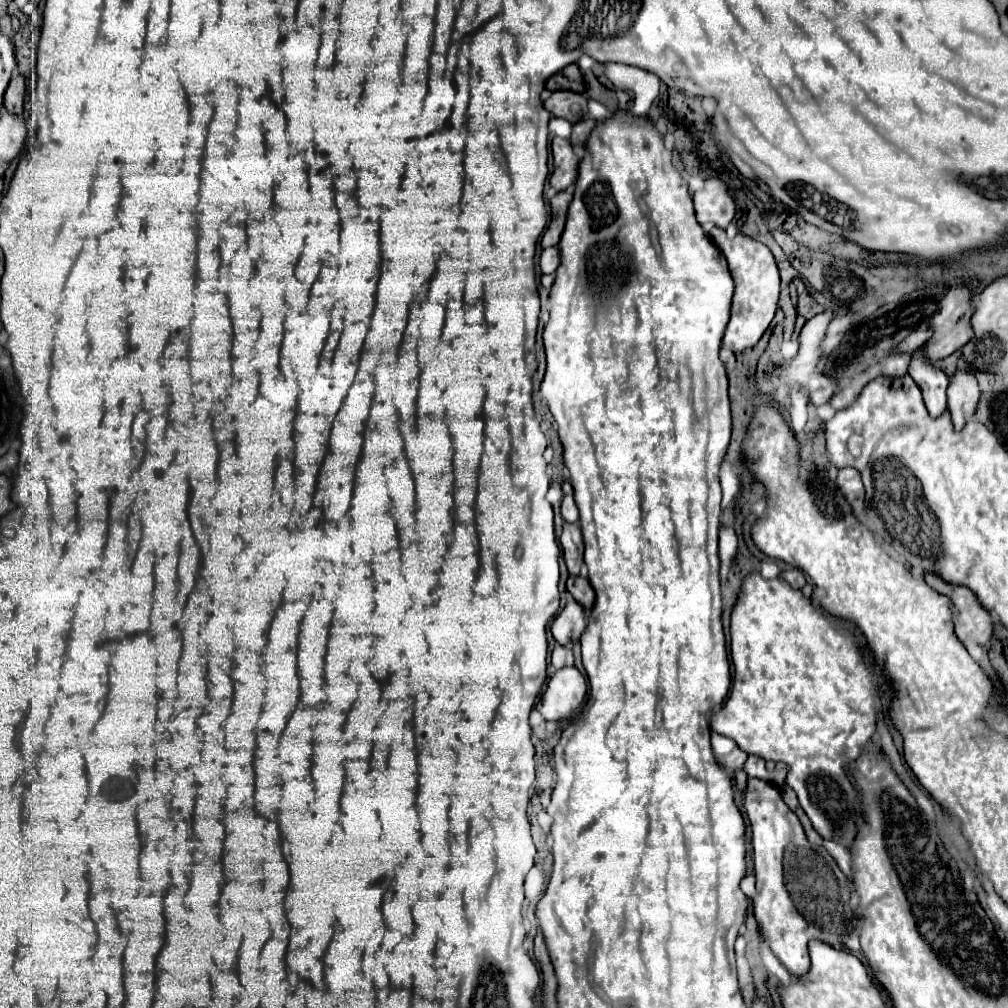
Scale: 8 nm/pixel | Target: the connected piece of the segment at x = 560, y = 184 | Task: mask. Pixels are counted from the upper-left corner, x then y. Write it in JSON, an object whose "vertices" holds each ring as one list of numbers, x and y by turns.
{"vertices":[[554,137,552,139,552,157,554,157,554,173,550,177,550,185,556,191,564,191,578,177,580,159,574,153,568,139]]}

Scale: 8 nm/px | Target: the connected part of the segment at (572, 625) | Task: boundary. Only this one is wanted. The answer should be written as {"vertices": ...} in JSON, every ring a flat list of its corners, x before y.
{"vertices":[[568,599,566,607,556,615,556,619,552,621,552,635,560,645,574,645,580,641,582,633,586,629,586,621,584,621,584,611,582,607,574,601]]}

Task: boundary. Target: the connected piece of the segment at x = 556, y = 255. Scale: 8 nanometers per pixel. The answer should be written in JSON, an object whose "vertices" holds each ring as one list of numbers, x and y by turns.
{"vertices":[[546,247,540,255,540,269,542,273,554,273,560,265,560,249,558,247]]}

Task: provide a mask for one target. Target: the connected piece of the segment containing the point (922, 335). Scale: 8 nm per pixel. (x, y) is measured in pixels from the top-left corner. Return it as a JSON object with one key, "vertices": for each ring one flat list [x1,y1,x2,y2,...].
{"vertices":[[916,331,916,333,910,333,910,335,900,343,900,351,916,351,924,341,928,341,926,337,930,337,928,331]]}

